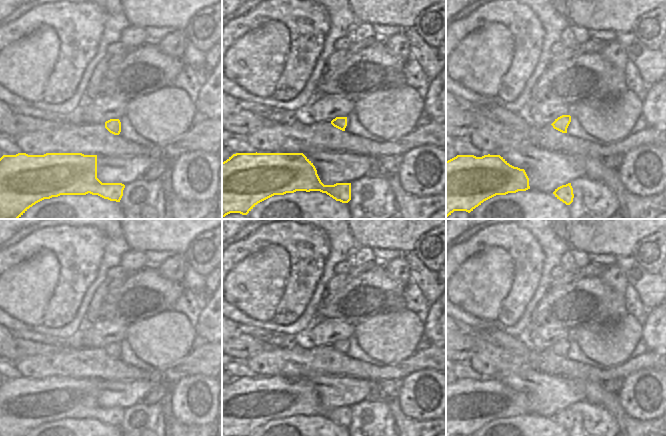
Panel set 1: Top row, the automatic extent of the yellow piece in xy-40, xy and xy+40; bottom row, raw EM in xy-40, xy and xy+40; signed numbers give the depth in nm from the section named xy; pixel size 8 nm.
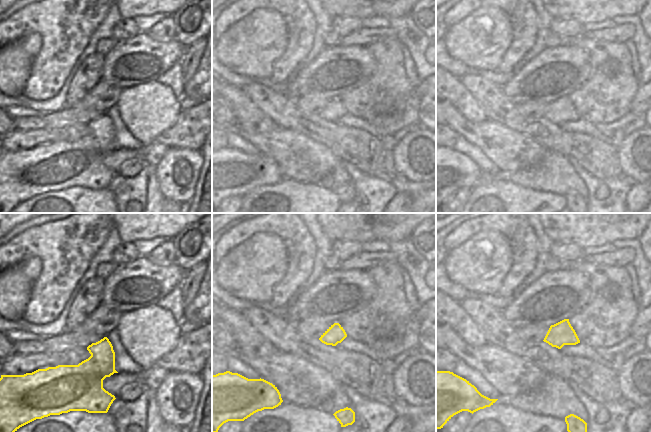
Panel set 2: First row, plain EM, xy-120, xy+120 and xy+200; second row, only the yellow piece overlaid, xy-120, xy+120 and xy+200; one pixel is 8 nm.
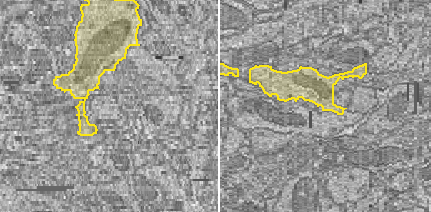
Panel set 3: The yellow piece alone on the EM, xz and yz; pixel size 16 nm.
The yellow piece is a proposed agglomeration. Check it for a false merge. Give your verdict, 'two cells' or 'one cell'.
one cell

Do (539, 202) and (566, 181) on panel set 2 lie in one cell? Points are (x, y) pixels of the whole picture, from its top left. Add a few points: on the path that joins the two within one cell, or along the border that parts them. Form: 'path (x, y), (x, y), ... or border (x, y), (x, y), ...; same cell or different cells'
border (529, 186), (535, 189), (564, 193); different cells

